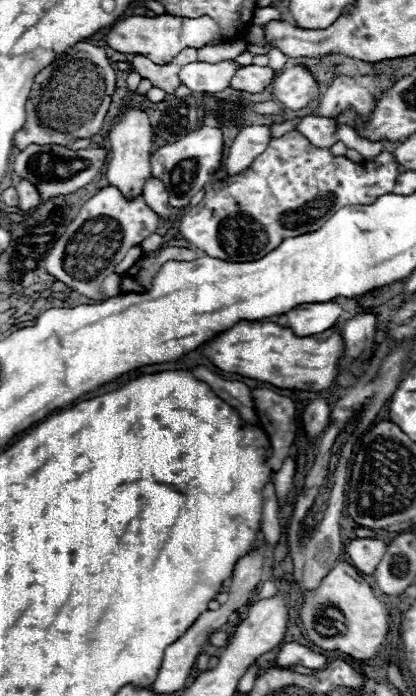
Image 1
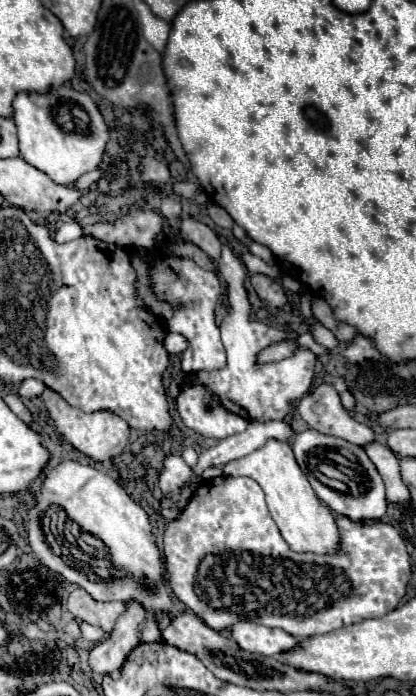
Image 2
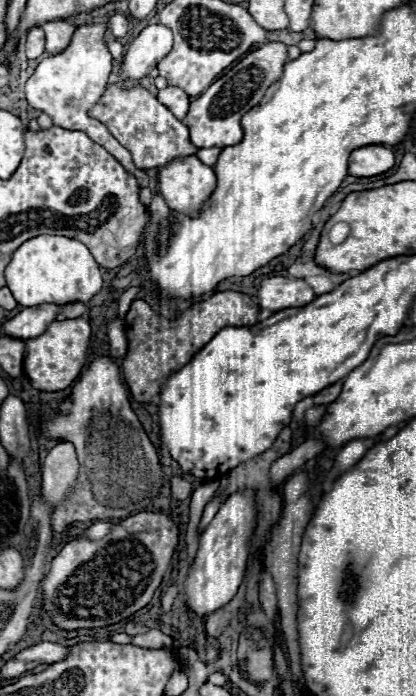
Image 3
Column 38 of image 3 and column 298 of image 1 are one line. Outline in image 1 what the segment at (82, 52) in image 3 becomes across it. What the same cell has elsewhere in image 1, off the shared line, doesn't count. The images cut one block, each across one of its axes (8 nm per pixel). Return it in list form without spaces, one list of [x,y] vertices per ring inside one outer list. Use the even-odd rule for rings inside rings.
[[[304,64],[286,68],[272,80],[272,94],[288,110],[302,110],[318,98],[318,82]]]

